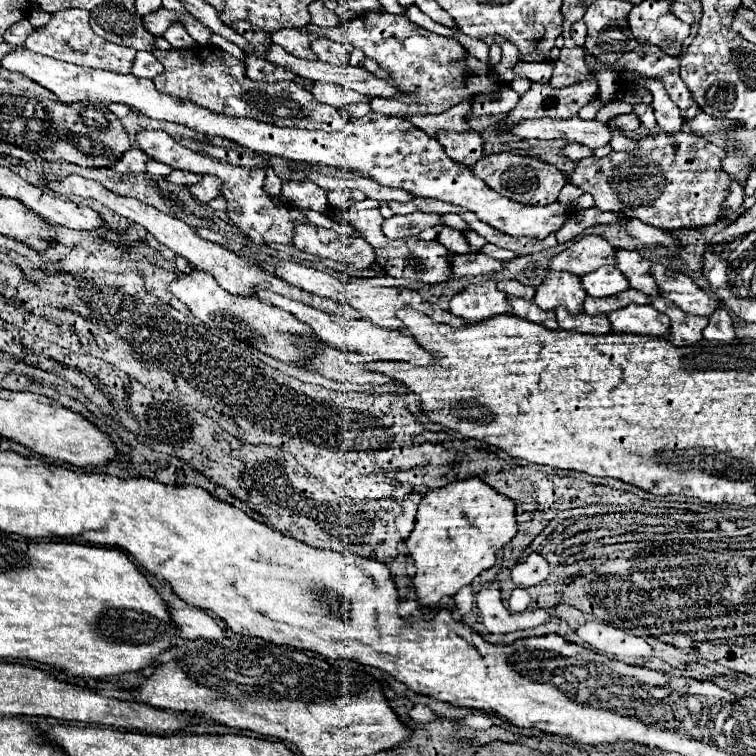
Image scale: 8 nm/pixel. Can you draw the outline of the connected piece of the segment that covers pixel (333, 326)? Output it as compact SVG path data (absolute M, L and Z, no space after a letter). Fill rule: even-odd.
M258 287L254 291L254 295L262 301L268 301L268 303L292 313L296 319L306 323L320 341L324 341L332 347L368 355L368 357L372 357L372 361L392 361L392 359L396 359L396 361L410 361L412 365L432 365L432 355L428 351L424 351L410 335L406 335L398 329L382 329L382 327L376 327L374 323L370 323L366 319L352 319L350 321L350 319L344 319L342 315L326 313L326 311L320 311L320 309L314 309L314 307L308 307L306 303L292 301L292 299L286 299L282 295L278 295L278 293L258 289Z

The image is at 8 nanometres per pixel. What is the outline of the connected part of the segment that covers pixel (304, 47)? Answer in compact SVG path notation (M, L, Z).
M284 29L284 31L274 31L272 33L272 43L284 47L288 53L302 57L302 59L318 59L316 53L310 49L310 41L318 38L314 33L302 33L298 29Z

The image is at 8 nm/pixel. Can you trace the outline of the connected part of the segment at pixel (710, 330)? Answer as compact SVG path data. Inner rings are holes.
M716 309L710 315L710 323L708 327L702 331L704 339L708 341L722 341L722 343L730 343L734 339L734 329L732 329L732 319L728 315L726 309Z

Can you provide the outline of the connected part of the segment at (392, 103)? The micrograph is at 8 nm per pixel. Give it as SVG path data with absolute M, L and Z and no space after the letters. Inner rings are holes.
M386 11L362 13L350 23L338 27L338 41L360 47L368 57L376 59L380 69L390 73L394 87L398 87L404 97L412 99L405 103L404 99L376 97L371 100L374 112L412 119L416 115L444 113L462 101L470 101L470 97L498 99L500 95L496 89L502 83L494 65L472 57L456 39L430 33L408 21L404 15L392 15Z

